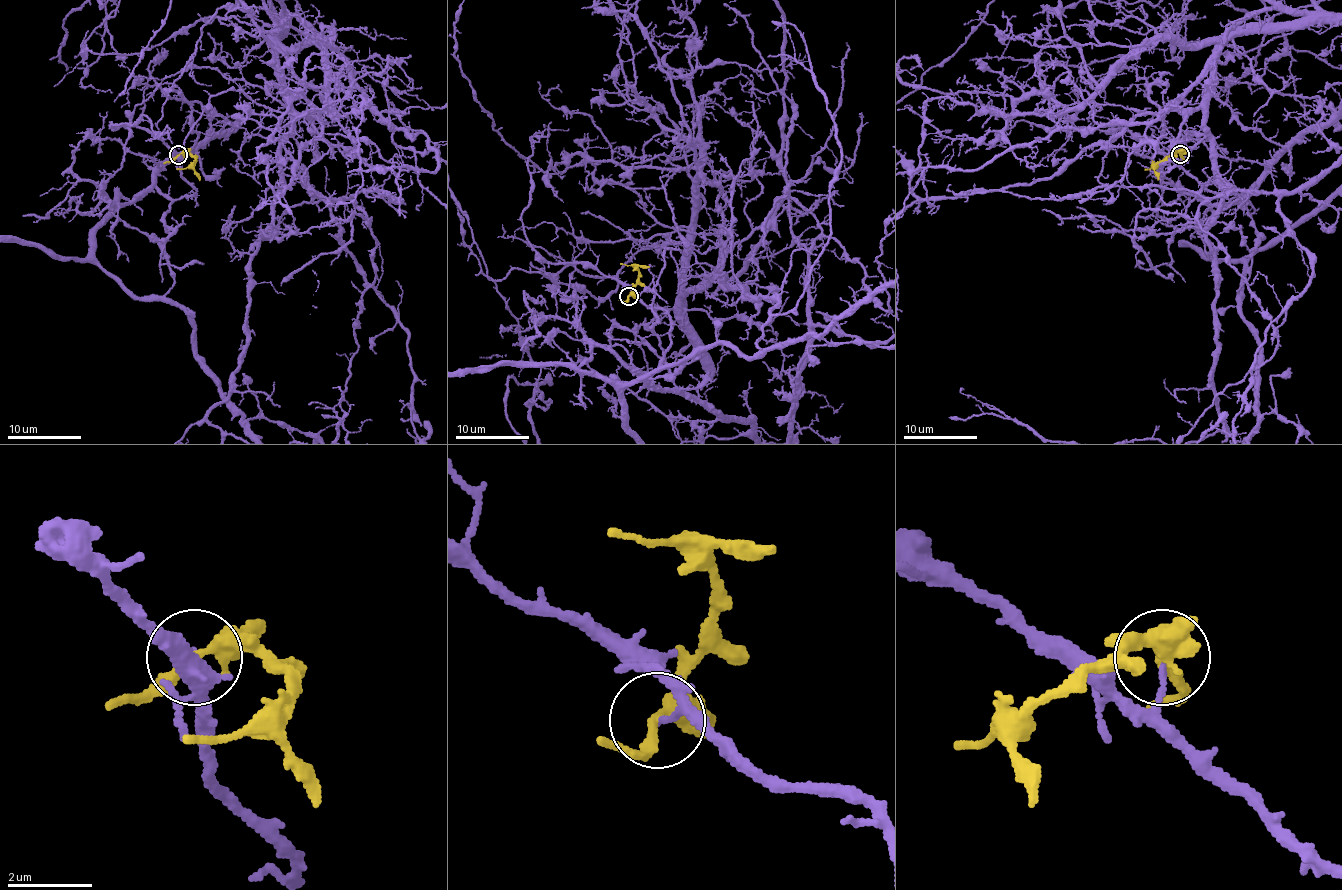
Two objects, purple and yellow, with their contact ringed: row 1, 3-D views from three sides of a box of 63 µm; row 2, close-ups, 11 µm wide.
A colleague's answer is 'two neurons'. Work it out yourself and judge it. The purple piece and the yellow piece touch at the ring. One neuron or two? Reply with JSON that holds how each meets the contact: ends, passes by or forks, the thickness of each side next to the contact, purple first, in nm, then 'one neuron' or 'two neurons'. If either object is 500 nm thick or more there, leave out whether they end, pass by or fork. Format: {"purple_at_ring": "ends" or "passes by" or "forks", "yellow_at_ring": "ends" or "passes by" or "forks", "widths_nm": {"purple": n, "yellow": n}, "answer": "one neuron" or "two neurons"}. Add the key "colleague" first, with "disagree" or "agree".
{"colleague": "agree", "purple_at_ring": "ends", "yellow_at_ring": "forks", "widths_nm": {"purple": 120, "yellow": 260}, "answer": "two neurons"}

